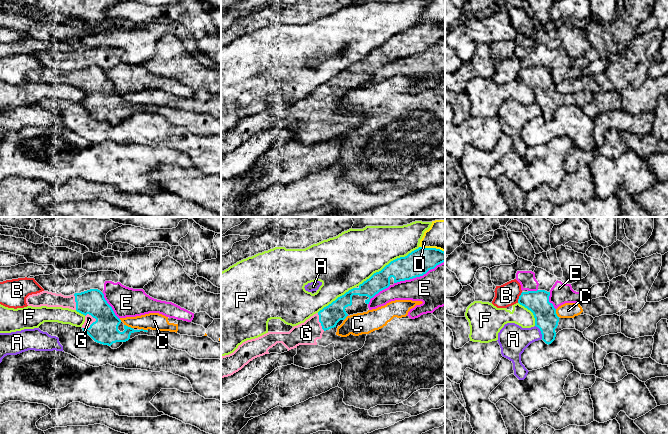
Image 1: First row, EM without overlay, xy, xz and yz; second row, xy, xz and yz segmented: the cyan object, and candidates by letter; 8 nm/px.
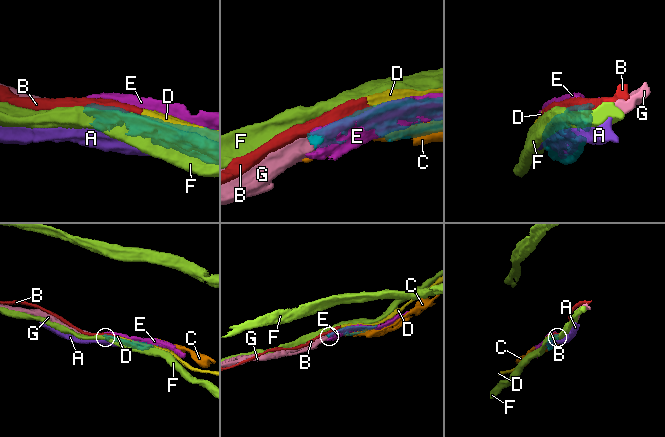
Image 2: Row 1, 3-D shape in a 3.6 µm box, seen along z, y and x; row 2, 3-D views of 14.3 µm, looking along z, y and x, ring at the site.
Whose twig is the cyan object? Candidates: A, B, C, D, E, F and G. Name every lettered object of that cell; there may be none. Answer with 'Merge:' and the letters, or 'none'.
Merge: G

